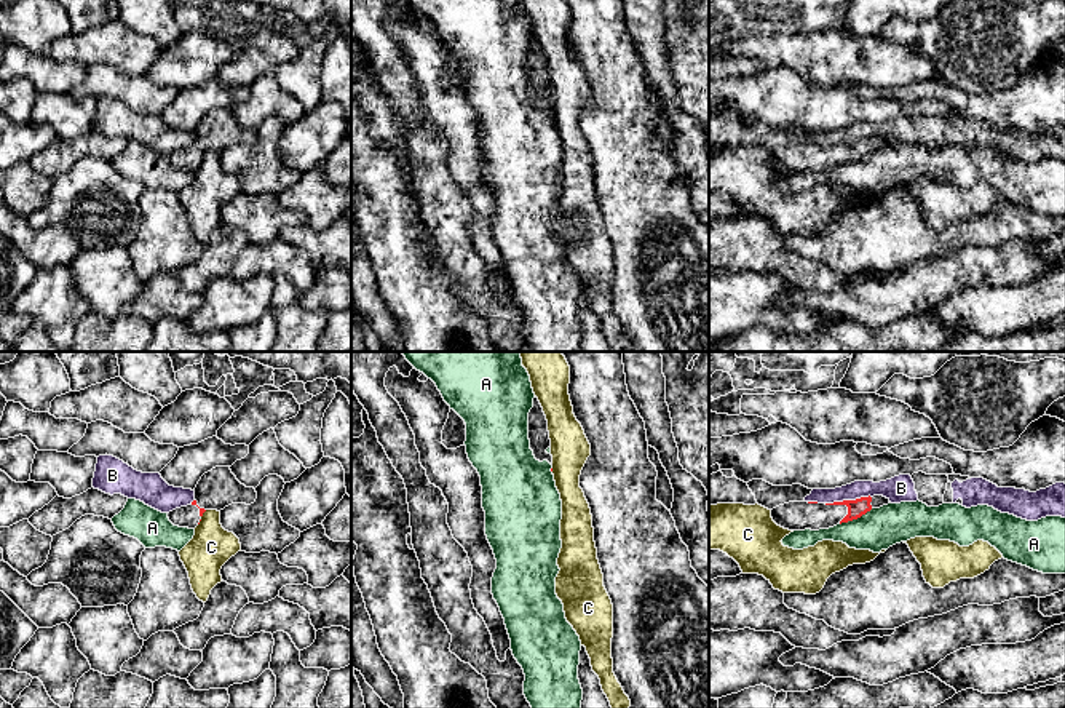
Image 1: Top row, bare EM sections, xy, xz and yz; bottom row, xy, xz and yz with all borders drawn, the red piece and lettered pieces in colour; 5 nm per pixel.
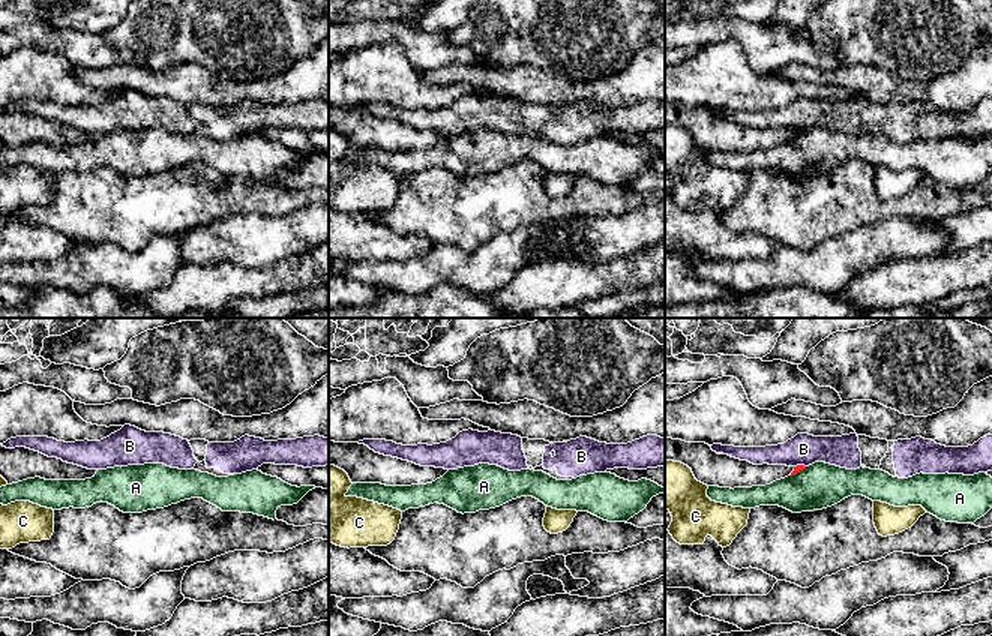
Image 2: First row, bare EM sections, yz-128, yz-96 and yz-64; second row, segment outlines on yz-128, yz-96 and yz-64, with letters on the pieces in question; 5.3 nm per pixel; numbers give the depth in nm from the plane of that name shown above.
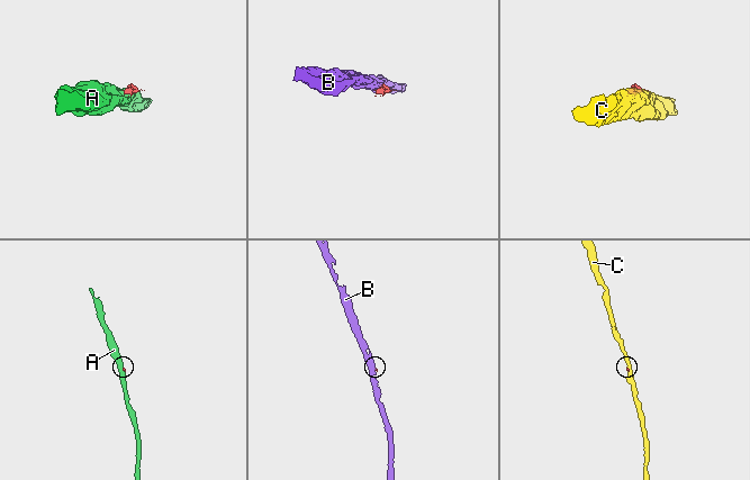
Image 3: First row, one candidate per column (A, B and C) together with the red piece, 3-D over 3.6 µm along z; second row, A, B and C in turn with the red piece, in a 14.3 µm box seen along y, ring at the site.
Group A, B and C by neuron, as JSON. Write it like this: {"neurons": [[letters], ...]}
{"neurons": [["A"], ["B"], ["C"]]}

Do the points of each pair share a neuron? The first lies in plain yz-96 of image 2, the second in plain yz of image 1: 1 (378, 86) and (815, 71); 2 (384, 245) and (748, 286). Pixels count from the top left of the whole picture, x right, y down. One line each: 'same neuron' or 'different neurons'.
1: different neurons
2: different neurons

